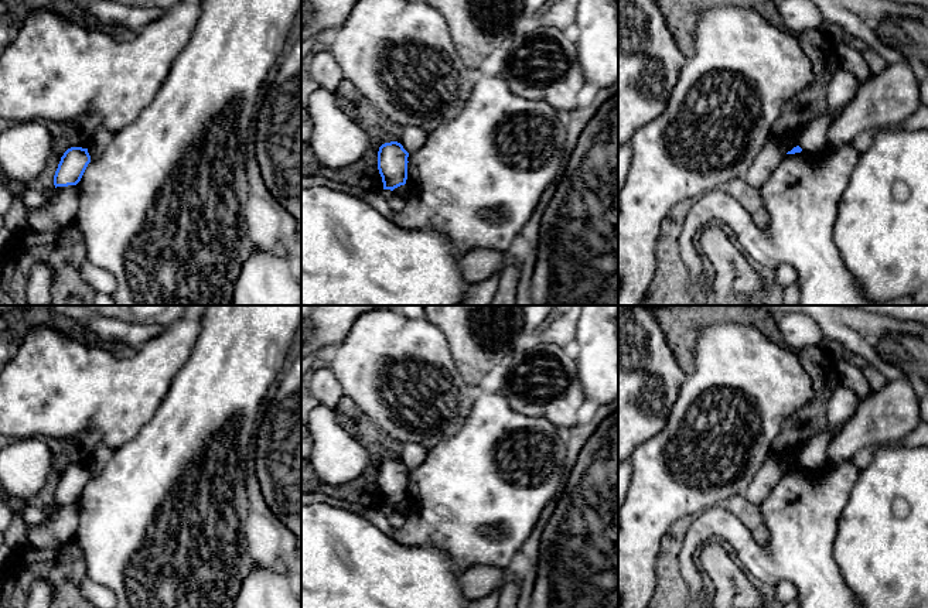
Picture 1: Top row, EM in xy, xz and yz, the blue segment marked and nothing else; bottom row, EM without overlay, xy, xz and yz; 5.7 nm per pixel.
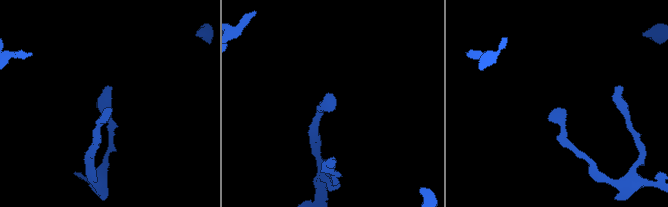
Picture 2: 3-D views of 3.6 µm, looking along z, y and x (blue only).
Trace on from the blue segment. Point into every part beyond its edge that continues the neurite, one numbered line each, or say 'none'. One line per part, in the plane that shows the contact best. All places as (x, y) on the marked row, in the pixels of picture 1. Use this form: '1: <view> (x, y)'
none

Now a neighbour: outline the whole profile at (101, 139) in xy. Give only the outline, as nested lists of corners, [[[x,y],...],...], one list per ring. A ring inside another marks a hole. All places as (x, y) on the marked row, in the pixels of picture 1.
[[[99,126],[92,136],[91,146],[88,147],[91,160],[100,157],[103,154],[105,148],[112,141],[112,139],[113,139],[113,134],[106,127]]]

